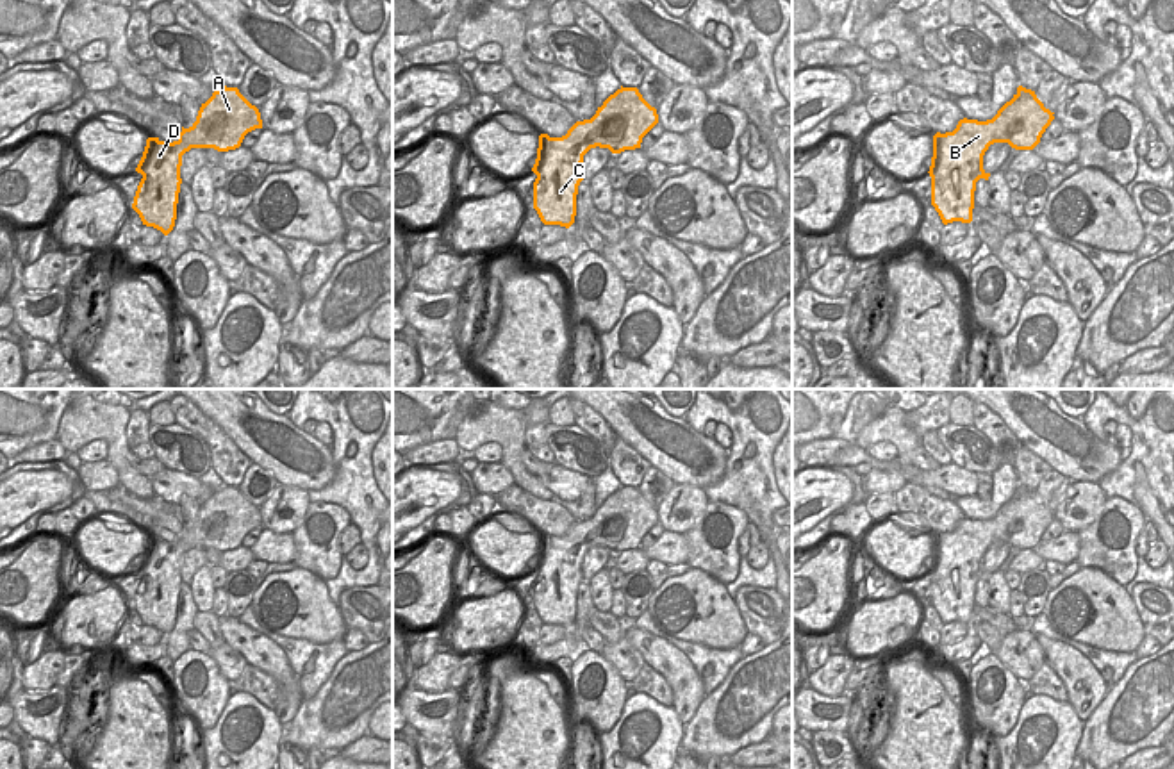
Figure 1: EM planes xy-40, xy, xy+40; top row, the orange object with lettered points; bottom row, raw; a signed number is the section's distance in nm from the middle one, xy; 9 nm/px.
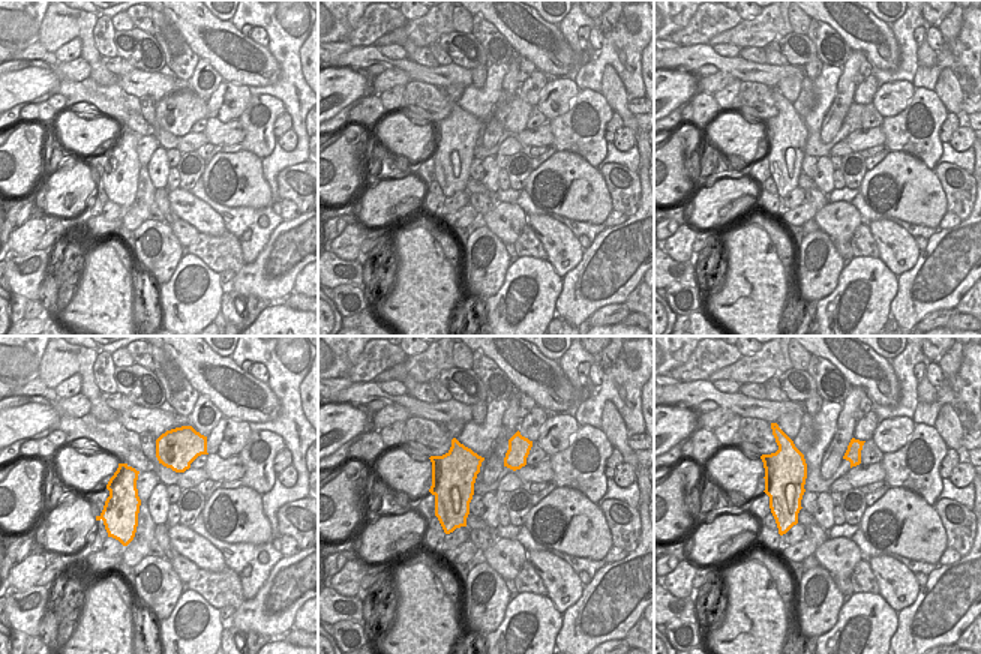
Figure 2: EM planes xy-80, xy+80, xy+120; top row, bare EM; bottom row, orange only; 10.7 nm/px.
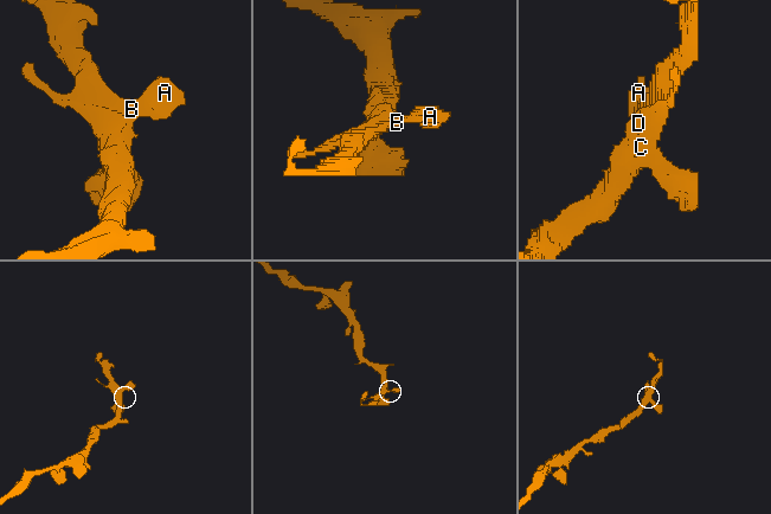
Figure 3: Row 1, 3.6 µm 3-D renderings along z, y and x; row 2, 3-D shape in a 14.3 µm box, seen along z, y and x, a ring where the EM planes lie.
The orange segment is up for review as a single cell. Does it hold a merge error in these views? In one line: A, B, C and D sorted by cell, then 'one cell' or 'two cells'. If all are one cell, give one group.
A B C D | one cell

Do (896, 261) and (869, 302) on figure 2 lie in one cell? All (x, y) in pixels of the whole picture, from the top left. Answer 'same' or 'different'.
different

